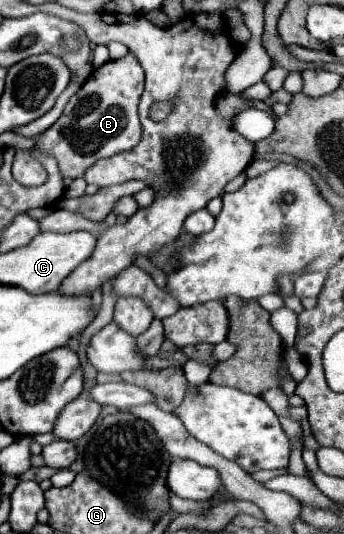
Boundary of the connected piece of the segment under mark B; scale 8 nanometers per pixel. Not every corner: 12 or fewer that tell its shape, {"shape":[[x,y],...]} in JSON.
{"shape":[[128,53],[70,97],[36,149],[64,177],[138,145],[144,69]]}

